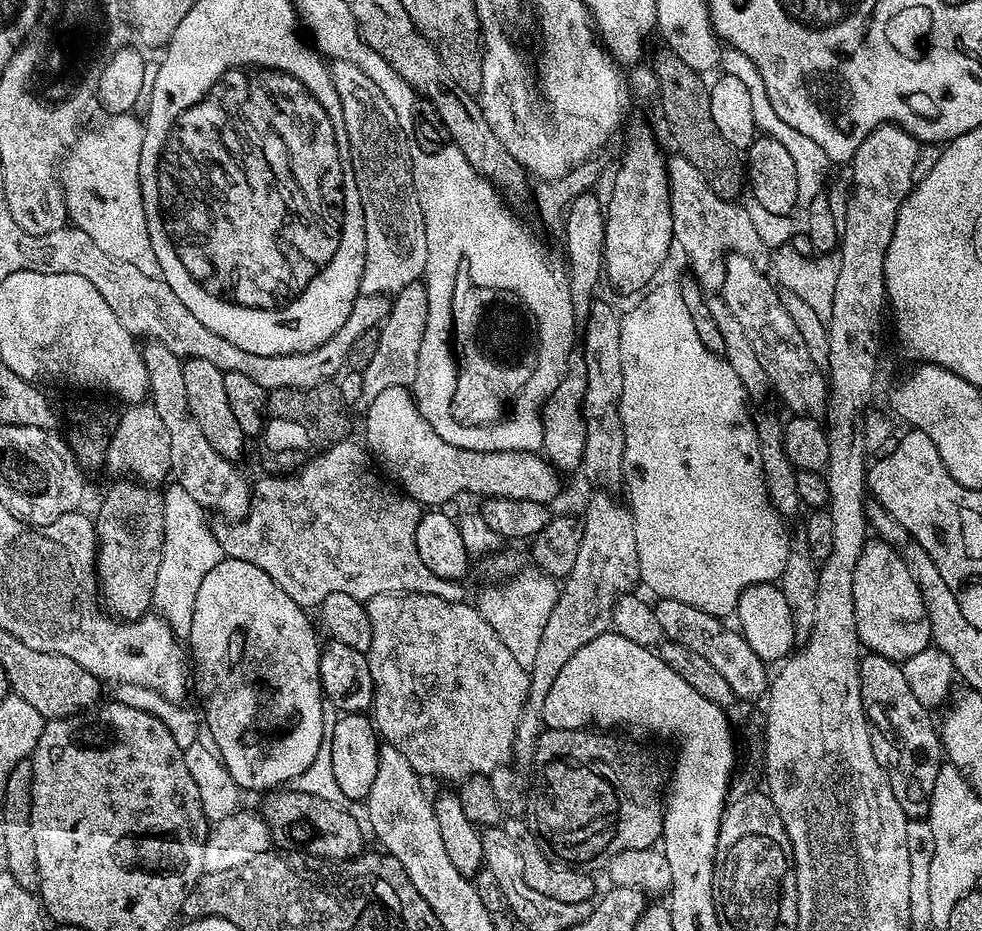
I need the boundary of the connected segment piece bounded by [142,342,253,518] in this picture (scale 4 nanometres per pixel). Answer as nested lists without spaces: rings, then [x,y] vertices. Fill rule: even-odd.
[[[148,342],[145,345],[142,351],[146,362],[150,402],[155,405],[156,413],[160,415],[170,434],[171,475],[174,480],[176,476],[175,483],[209,513],[229,512],[229,517],[232,518],[244,516],[252,505],[250,484],[244,481],[243,474],[236,469],[237,465],[233,461],[222,458],[222,454],[218,454],[218,450],[210,446],[210,438],[202,434],[198,418],[190,414],[190,402],[186,402],[184,360],[174,354],[174,350],[161,344]]]

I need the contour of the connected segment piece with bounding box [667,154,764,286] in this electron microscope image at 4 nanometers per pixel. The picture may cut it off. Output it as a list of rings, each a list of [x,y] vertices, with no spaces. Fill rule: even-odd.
[[[673,155],[668,165],[669,200],[672,203],[672,235],[678,248],[688,252],[695,279],[701,285],[724,283],[726,254],[745,256],[757,262],[763,261],[764,240],[752,221],[752,216],[740,202],[724,200],[710,188],[702,170],[698,170],[684,156]]]

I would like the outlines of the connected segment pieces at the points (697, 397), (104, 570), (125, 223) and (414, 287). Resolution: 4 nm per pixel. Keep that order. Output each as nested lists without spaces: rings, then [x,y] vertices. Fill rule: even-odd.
[[[675,283],[653,287],[628,313],[623,313],[620,322],[620,352],[624,356],[624,385],[618,401],[622,426],[626,434],[624,451],[624,484],[628,488],[630,511],[634,518],[636,531],[636,553],[640,563],[640,580],[648,583],[665,600],[677,600],[693,604],[706,614],[728,618],[733,615],[734,602],[754,584],[767,584],[779,581],[784,565],[789,563],[788,540],[784,537],[785,521],[776,513],[764,485],[762,458],[759,457],[759,435],[757,421],[748,413],[745,390],[738,375],[731,369],[723,355],[706,350],[698,330],[694,330],[694,318],[682,302],[682,294]]]
[[[120,478],[104,496],[100,509],[94,512],[96,525],[96,579],[102,604],[121,621],[138,620],[153,607],[152,595],[158,582],[158,566],[162,566],[164,545],[164,493],[132,478]]]
[[[132,114],[112,116],[105,122],[104,128],[98,129],[97,132],[85,131],[77,139],[70,155],[62,164],[64,197],[69,221],[86,234],[90,234],[90,238],[94,238],[95,244],[105,254],[110,254],[110,258],[118,258],[118,262],[130,262],[130,266],[142,270],[142,274],[160,276],[158,257],[154,255],[154,246],[150,246],[150,230],[146,226],[146,210],[142,202],[140,185],[144,126],[134,117]]]
[[[423,283],[407,284],[401,292],[395,293],[392,308],[388,318],[380,325],[378,335],[380,341],[372,352],[372,361],[364,372],[364,380],[372,387],[379,390],[392,387],[395,384],[407,385],[416,379],[418,354],[424,331],[428,329],[428,290]]]

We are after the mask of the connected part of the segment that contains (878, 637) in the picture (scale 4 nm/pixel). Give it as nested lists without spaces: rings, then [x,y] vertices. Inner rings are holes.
[[[879,538],[869,539],[854,570],[854,610],[861,645],[869,653],[903,662],[929,647],[932,631],[918,582],[899,551]]]

